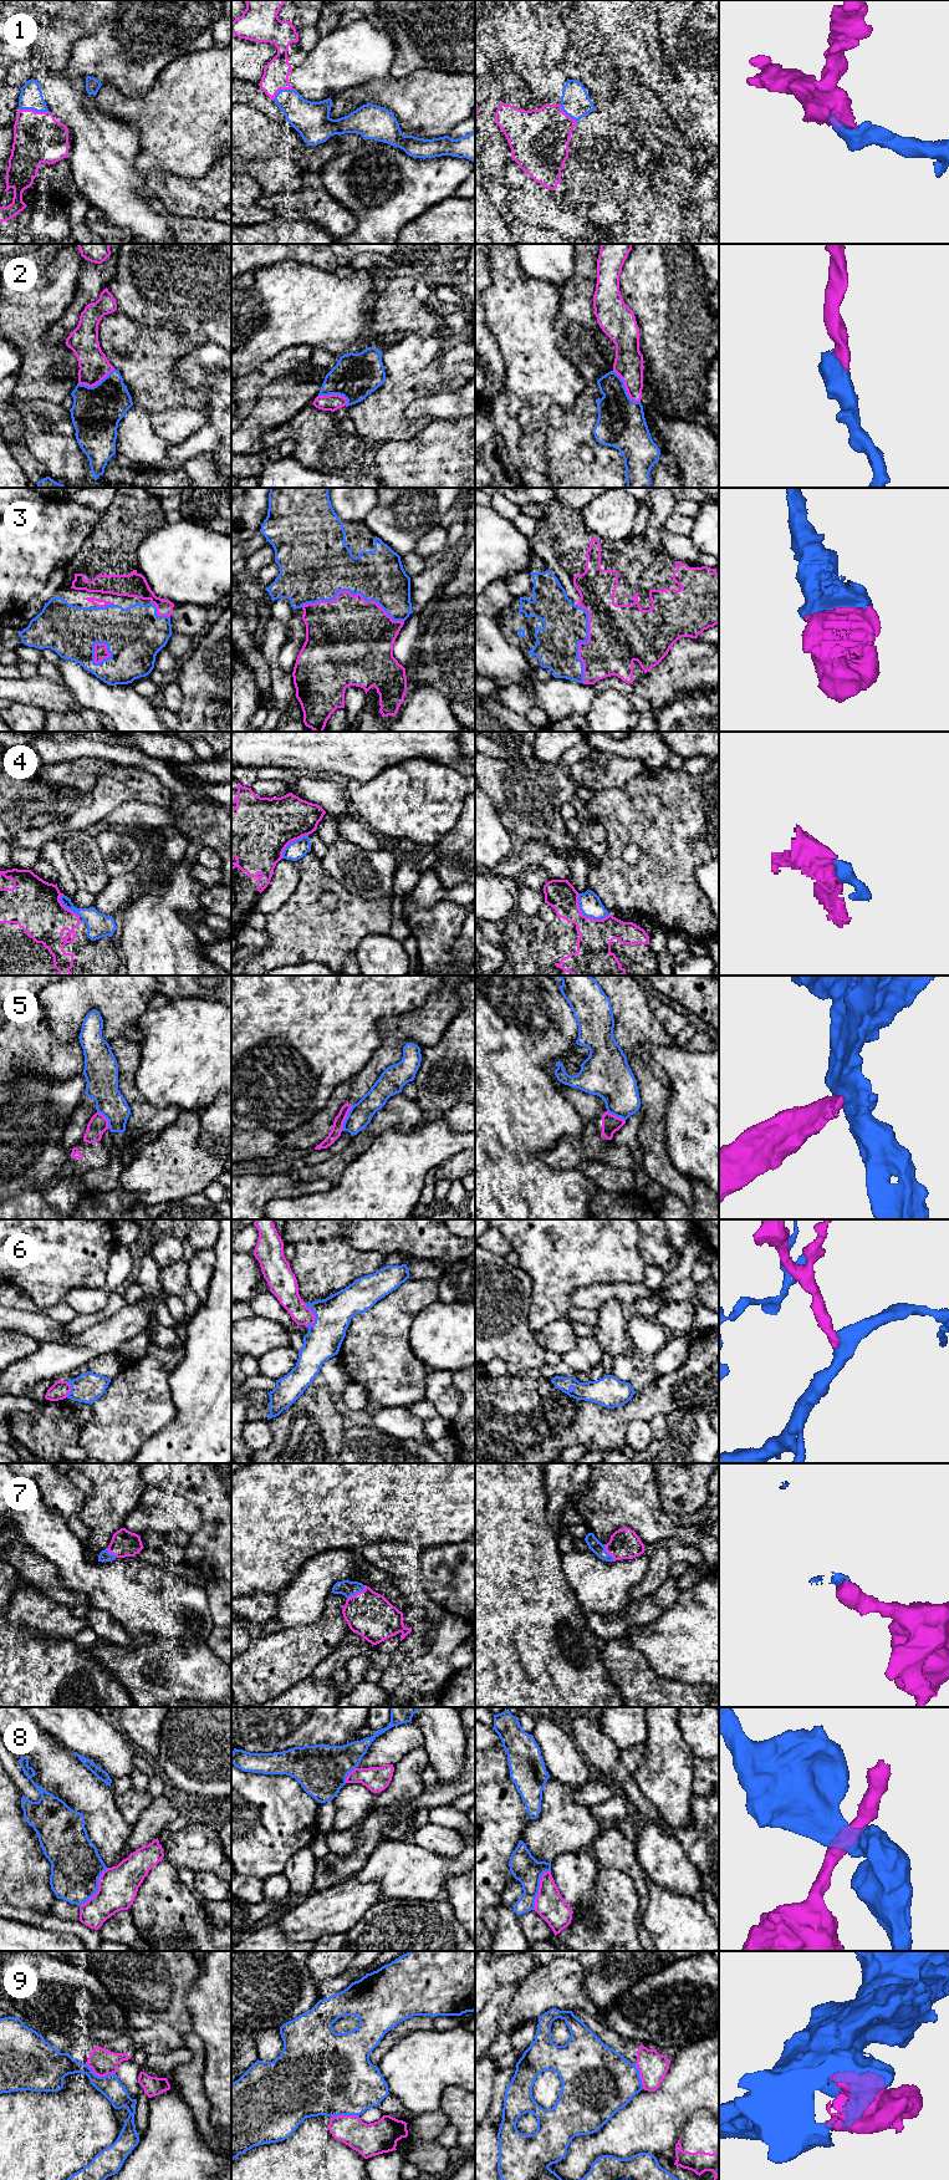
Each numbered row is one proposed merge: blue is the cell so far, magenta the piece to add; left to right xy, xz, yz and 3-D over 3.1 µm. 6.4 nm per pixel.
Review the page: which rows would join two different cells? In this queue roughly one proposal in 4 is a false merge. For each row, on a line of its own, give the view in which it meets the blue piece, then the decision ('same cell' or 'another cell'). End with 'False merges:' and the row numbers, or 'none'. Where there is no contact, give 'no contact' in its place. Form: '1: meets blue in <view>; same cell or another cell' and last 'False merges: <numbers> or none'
1: meets blue in xy; same cell
2: meets blue in yz; same cell
3: meets blue in xz; same cell
4: meets blue in yz; another cell
5: meets blue in xz; another cell
6: meets blue in xz; same cell
7: meets blue in xz; same cell
8: meets blue in yz; another cell
9: meets blue in xy; another cell
False merges: 4, 5, 8, 9

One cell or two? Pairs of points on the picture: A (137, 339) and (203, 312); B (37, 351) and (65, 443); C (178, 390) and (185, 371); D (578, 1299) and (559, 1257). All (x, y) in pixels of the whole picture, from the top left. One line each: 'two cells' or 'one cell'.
A: two cells
B: two cells
C: two cells
D: two cells

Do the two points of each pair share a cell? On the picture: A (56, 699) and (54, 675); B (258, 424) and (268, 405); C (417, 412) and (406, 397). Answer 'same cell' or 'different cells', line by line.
A: different cells
B: same cell
C: different cells

